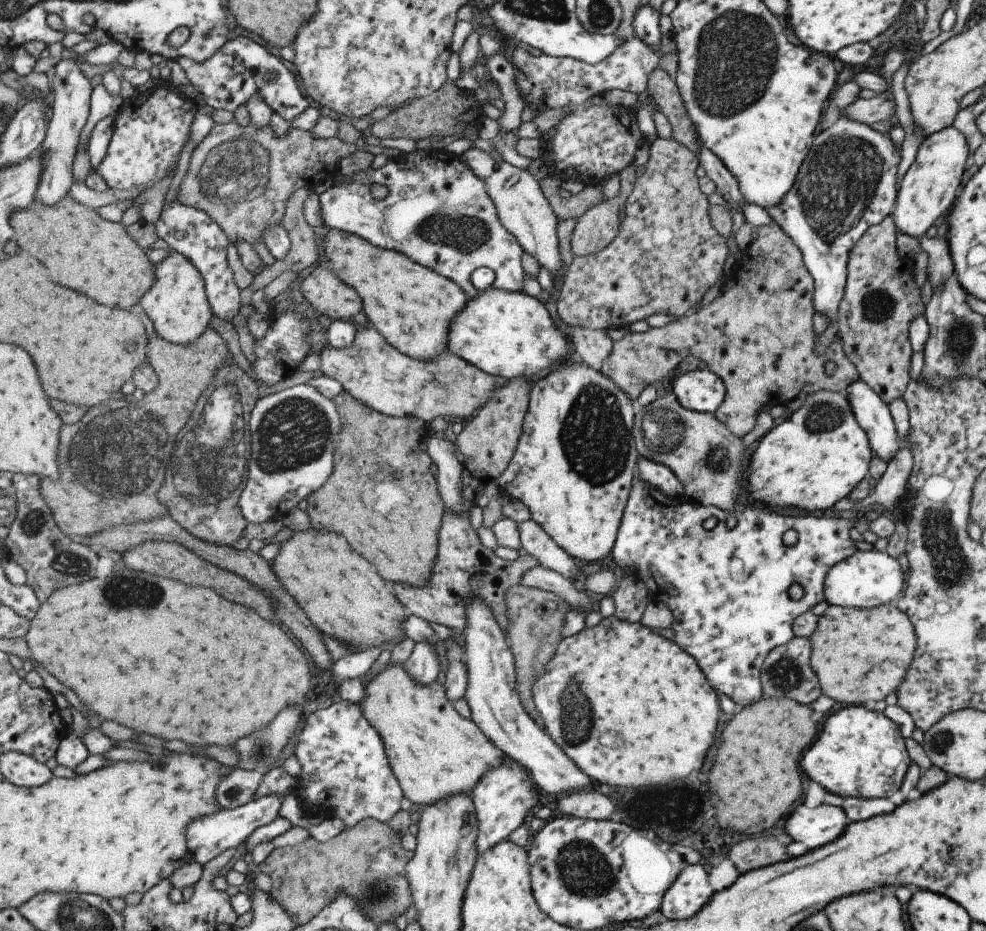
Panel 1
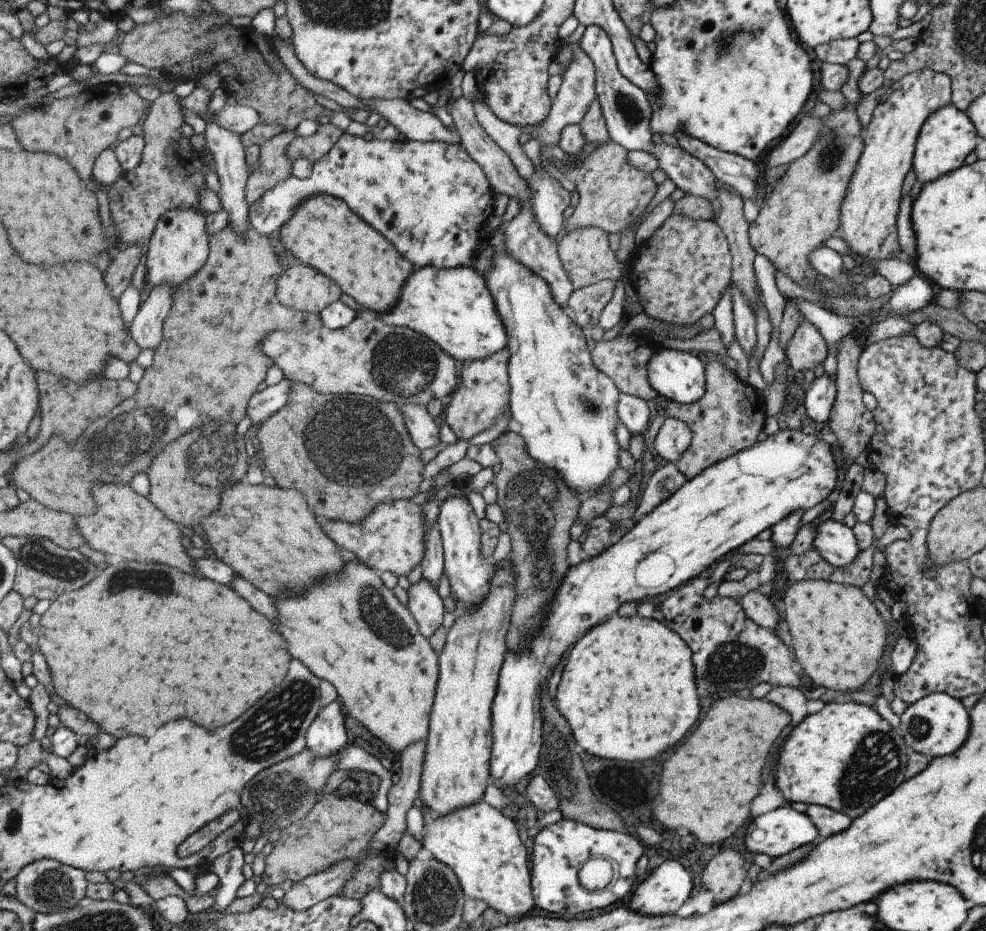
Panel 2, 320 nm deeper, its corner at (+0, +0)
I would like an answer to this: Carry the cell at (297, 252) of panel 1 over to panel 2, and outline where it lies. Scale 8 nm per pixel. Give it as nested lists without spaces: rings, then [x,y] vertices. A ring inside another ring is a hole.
[[[285,131],[266,140],[261,146],[262,165],[251,174],[246,186],[246,199],[257,202],[268,190],[291,177],[291,160],[287,156],[289,144],[296,131]]]

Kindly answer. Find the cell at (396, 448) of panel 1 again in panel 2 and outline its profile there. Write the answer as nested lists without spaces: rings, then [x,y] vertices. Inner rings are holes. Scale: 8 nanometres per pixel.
[[[299,381],[290,382],[290,395],[286,405],[276,412],[271,418],[268,418],[259,428],[259,434],[256,440],[257,446],[261,451],[266,470],[270,472],[275,482],[285,489],[299,489],[308,499],[309,506],[316,513],[316,517],[321,524],[327,519],[341,519],[356,523],[362,521],[379,503],[391,502],[395,498],[410,499],[419,492],[419,484],[421,484],[421,472],[423,472],[423,464],[421,464],[421,449],[413,442],[410,430],[406,425],[403,413],[397,403],[380,401],[373,397],[366,397],[356,394],[328,394],[322,395],[314,391],[309,385]]]

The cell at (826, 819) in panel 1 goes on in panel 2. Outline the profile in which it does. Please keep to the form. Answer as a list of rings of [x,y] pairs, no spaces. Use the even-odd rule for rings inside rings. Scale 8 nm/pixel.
[[[782,806],[749,820],[743,846],[754,854],[777,858],[815,840],[815,836],[817,832],[813,832],[813,824],[805,813]]]

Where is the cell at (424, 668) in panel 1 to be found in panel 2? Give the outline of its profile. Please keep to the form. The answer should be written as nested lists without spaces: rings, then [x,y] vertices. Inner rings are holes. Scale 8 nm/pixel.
[[[422,577],[417,583],[410,585],[407,595],[407,605],[420,624],[421,632],[431,638],[443,626],[443,614],[446,610],[439,588],[428,578]]]

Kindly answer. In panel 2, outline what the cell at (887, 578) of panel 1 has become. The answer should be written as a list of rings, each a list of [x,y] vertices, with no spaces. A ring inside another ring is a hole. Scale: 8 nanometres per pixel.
[[[831,516],[821,519],[816,526],[812,548],[834,567],[847,566],[860,551],[852,530],[841,522],[833,521]]]

